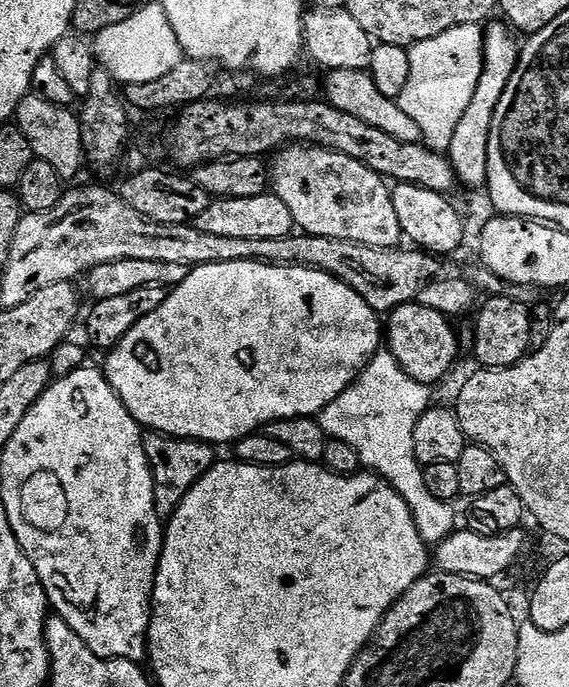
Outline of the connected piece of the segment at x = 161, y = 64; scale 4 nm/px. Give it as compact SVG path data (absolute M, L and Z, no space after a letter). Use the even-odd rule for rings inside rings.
M158 2L145 3L144 7L130 14L126 22L118 22L118 26L106 26L106 30L95 33L94 53L95 63L111 73L121 85L154 82L154 78L174 70L174 66L185 59L178 34L174 34L174 26Z

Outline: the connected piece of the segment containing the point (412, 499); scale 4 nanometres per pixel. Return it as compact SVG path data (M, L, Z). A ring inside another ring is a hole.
M381 350L362 369L360 377L346 391L338 394L338 398L334 398L334 402L330 402L328 408L320 412L318 419L322 430L328 433L331 439L345 440L348 445L354 446L354 450L358 450L361 465L367 471L383 477L402 494L402 498L410 506L410 514L418 526L418 534L424 539L425 544L435 546L457 531L458 524L456 524L455 507L434 498L434 494L426 490L424 470L414 454L414 426L418 418L422 418L424 411L433 403L432 396L428 392L431 392L429 385L414 382L414 378L410 378L410 374L402 370L398 358L392 356L388 350Z

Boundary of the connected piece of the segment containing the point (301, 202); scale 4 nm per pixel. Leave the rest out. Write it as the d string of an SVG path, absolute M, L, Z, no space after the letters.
M293 144L275 153L270 164L270 188L282 202L286 202L290 214L294 214L296 228L309 236L342 238L366 246L394 248L401 243L404 231L398 222L398 213L394 211L392 188L385 177L374 170L362 166L354 158L341 152L332 152L328 148L318 148L310 144Z

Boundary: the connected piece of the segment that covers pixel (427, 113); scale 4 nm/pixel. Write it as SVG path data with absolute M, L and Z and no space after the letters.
M463 24L454 26L438 38L423 40L408 48L408 61L410 62L410 78L406 82L406 90L398 93L398 103L402 110L414 122L418 122L423 143L435 152L447 153L450 142L454 138L454 130L458 130L458 122L462 122L462 116L466 114L466 108L474 98L474 92L478 90L478 78L482 78L484 69L484 28L478 24Z

